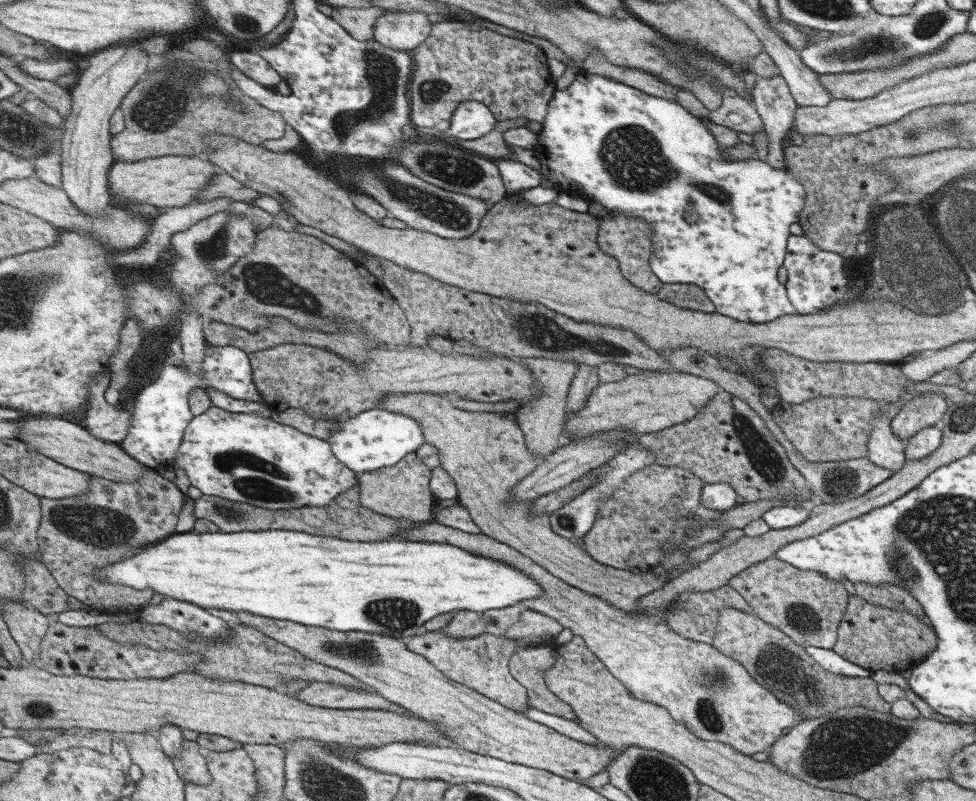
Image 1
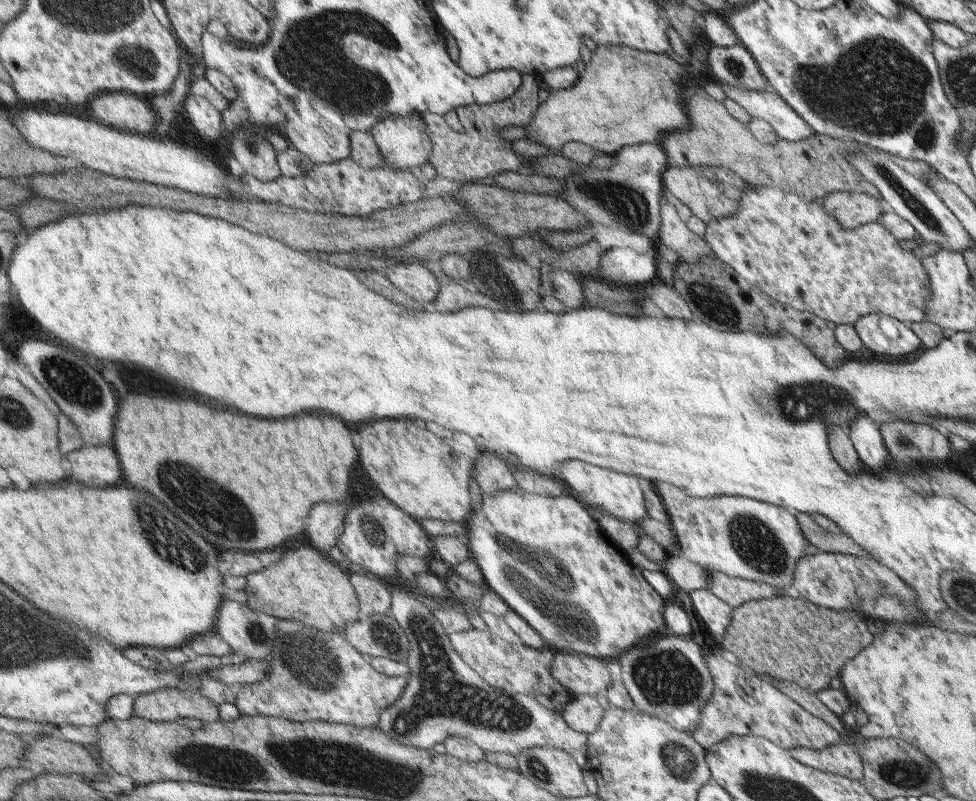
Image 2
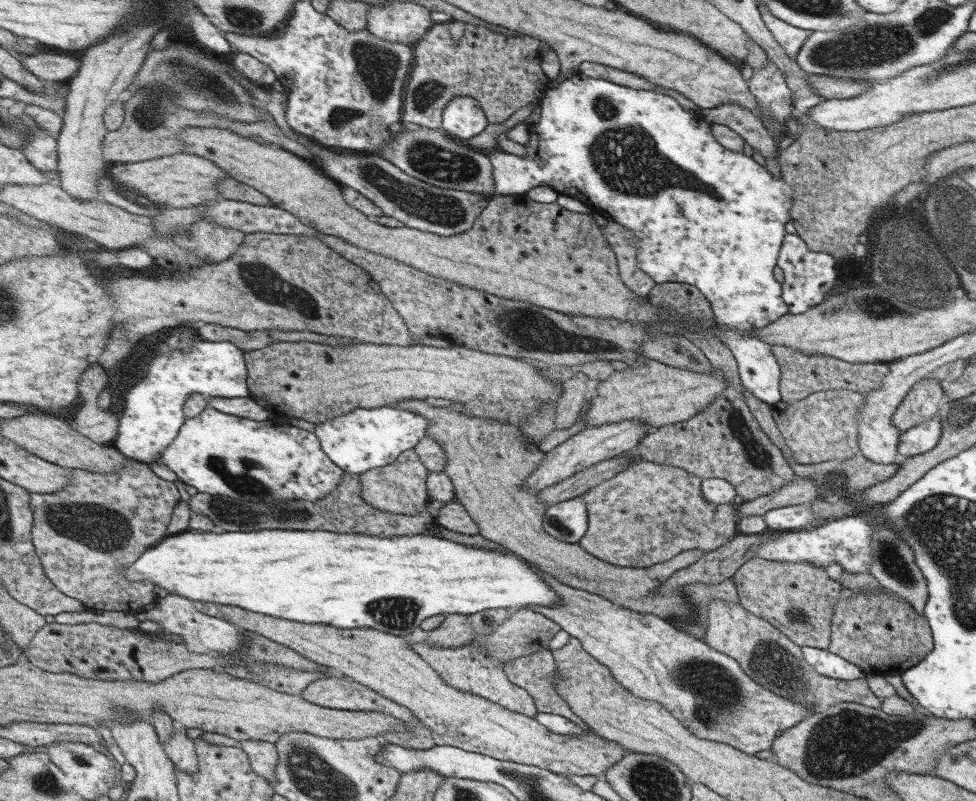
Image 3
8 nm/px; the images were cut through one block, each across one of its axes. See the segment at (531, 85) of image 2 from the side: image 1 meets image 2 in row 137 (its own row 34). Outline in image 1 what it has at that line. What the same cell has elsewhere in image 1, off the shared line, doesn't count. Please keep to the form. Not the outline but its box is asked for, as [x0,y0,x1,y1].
[411,20,555,136]

